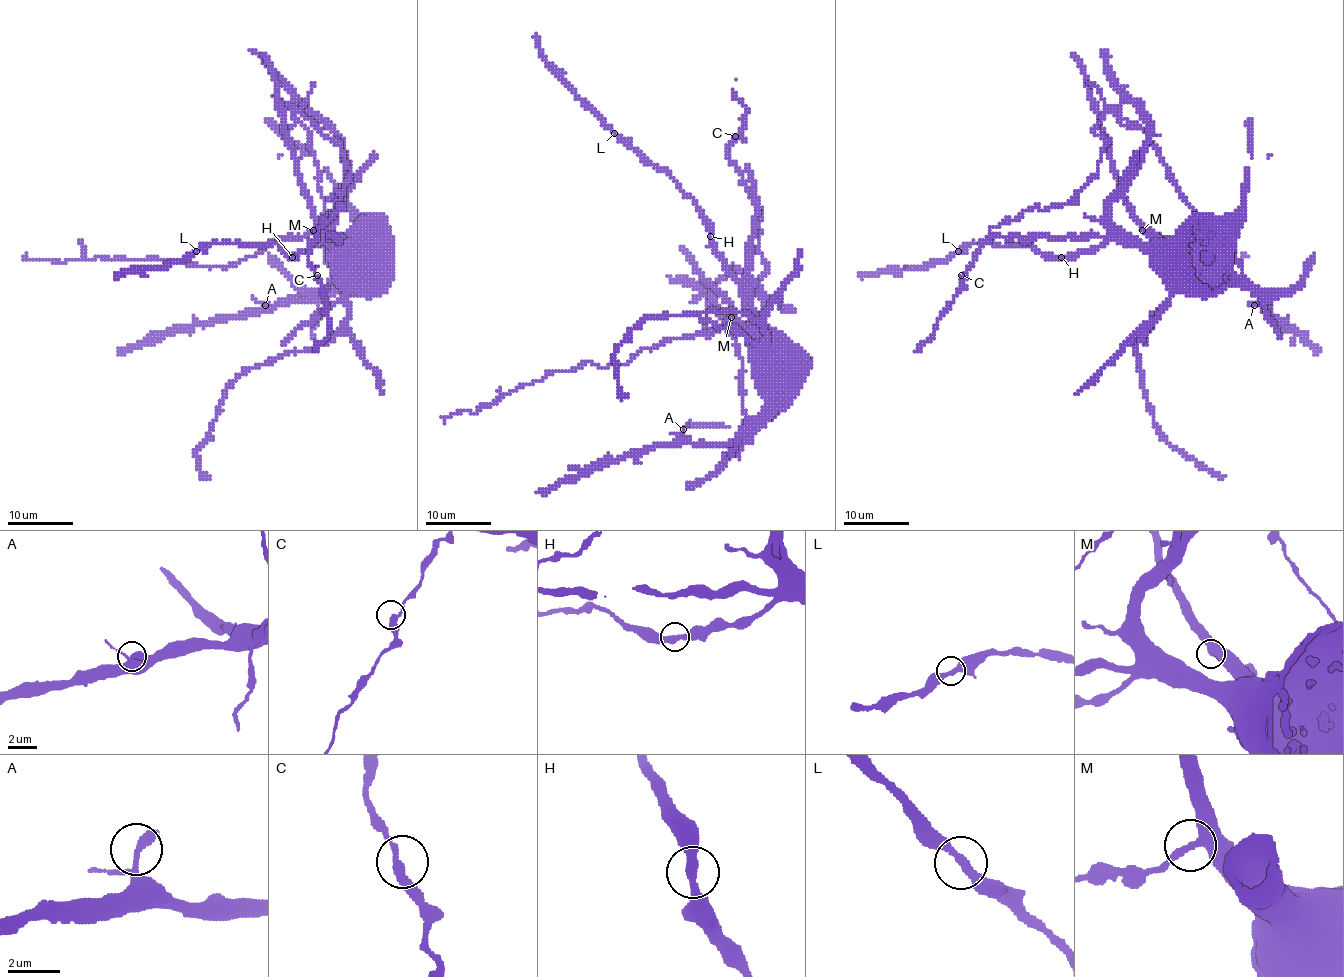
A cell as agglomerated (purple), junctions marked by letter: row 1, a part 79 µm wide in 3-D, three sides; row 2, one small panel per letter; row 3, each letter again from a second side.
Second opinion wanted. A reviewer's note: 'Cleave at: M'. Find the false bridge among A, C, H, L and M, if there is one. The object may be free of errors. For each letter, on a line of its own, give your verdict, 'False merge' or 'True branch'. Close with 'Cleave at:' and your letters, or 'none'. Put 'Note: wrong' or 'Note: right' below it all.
A: True branch
C: True branch
H: True branch
L: True branch
M: False merge
Cleave at: M
Note: right

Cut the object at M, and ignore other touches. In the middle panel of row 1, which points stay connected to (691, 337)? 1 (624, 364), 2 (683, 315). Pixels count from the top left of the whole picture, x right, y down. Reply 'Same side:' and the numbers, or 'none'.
Same side: 1

